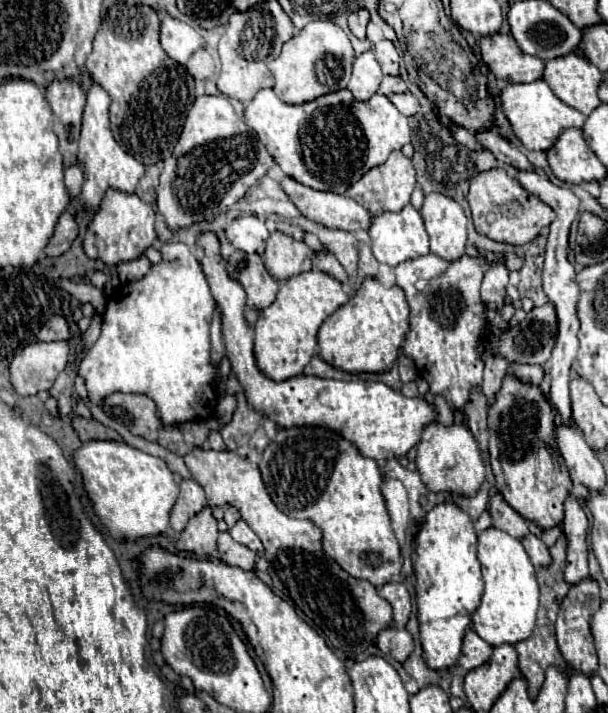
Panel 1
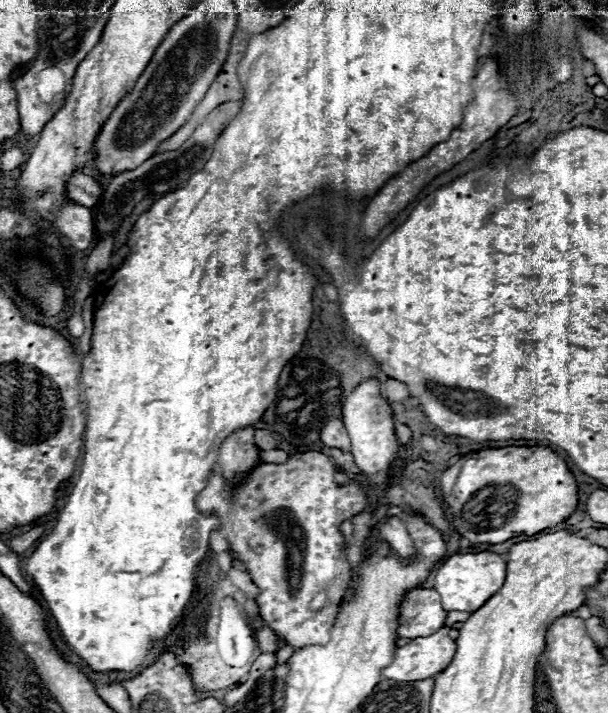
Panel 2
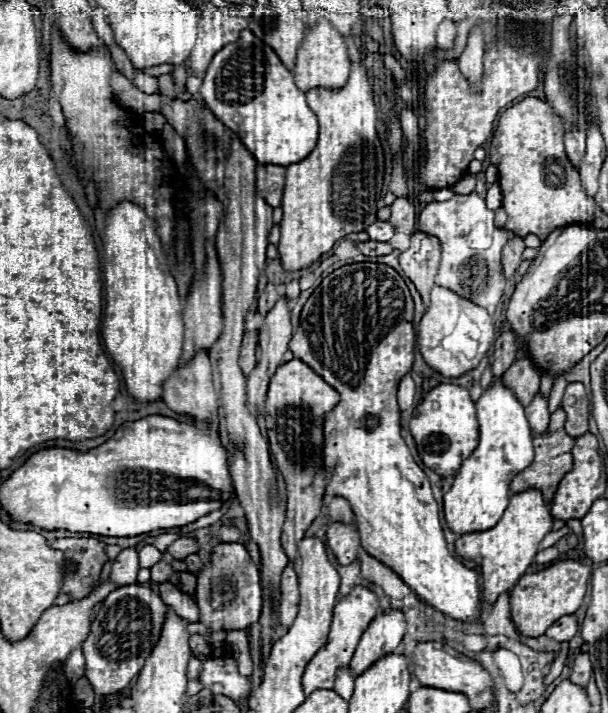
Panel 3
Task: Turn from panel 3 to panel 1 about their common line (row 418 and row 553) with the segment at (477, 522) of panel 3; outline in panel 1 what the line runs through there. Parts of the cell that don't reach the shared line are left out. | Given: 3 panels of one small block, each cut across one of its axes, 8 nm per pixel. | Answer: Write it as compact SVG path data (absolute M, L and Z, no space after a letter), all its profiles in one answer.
M490 526L478 534L478 560L482 564L484 594L480 598L480 606L472 614L472 628L482 640L490 642L490 646L526 640L536 624L538 582L522 542Z

